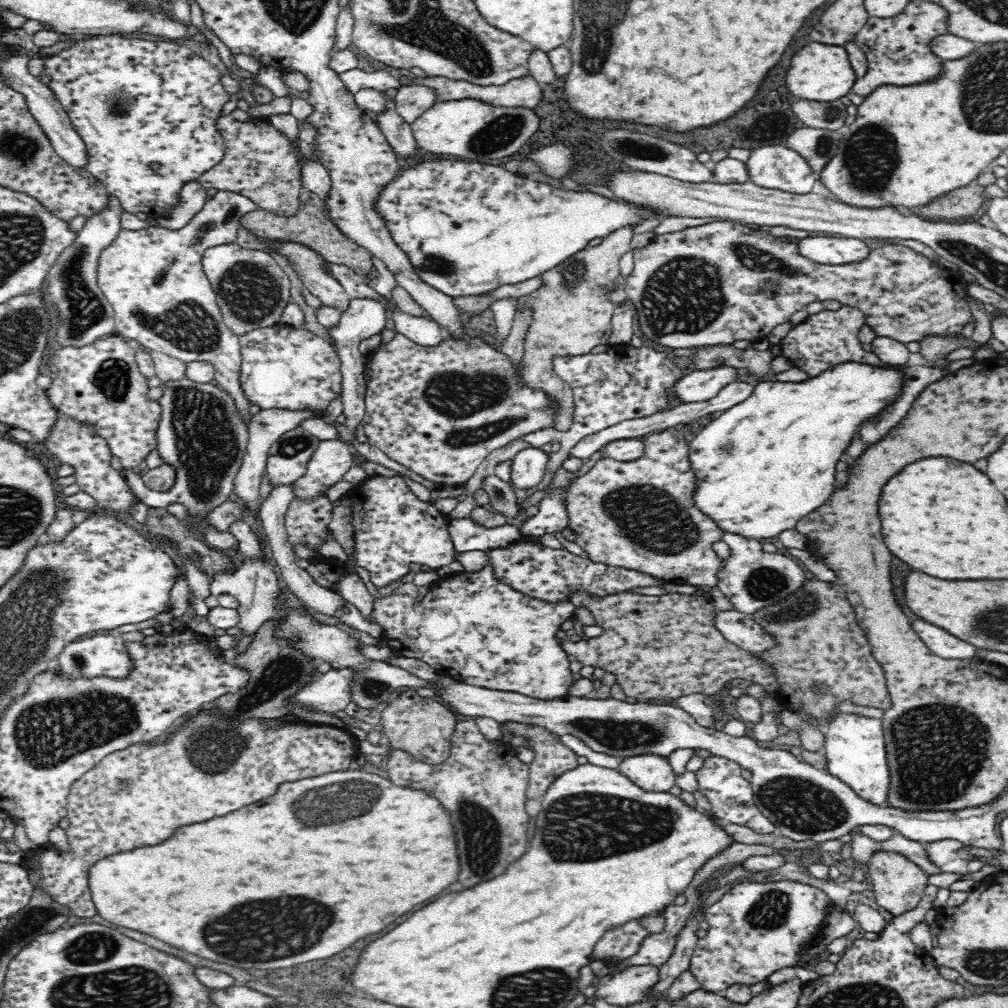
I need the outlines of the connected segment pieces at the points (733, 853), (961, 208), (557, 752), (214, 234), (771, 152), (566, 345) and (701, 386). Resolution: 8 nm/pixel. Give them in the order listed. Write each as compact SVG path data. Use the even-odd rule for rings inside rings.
M736 842L736 844L732 844L728 850L724 850L720 856L716 856L716 858L712 858L712 862L710 864L706 864L698 874L694 878L693 882L686 888L689 890L689 893L693 892L693 888L696 885L702 884L709 874L716 870L719 866L722 866L726 863L735 863L743 862L750 856L762 855L762 856L770 856L774 852L774 848L770 845L766 844L748 844L748 842L740 843Z
M975 183L950 190L928 204L910 207L910 211L918 216L930 220L942 219L944 221L970 220L970 216L979 215L985 208L984 186L975 186Z
M506 724L508 728L522 732L529 747L536 751L536 759L529 764L527 800L542 798L549 786L565 771L578 766L578 755L570 748L558 744L558 738L543 727L525 724Z
M216 192L184 228L120 229L116 238L101 248L96 266L97 285L114 311L114 332L185 363L212 362L216 365L214 378L218 386L234 397L246 424L251 414L239 383L240 337L223 324L215 292L201 262L207 248L234 243L238 220L256 209L259 207L242 194Z
M762 146L752 151L745 164L750 182L782 193L811 193L814 180L820 177L820 172L812 171L804 158L786 146Z
M626 226L614 230L597 246L588 246L573 254L559 266L541 274L544 277L541 286L530 295L516 299L518 307L528 305L534 309L524 340L523 378L530 387L548 393L550 404L557 406L553 419L555 430L565 431L572 426L575 401L572 387L555 373L552 363L556 357L590 353L594 346L608 344L613 339L612 313L616 314L613 310L623 311L617 308L619 303L612 302L612 290L619 287L616 276L620 274L620 257L632 250L631 229L632 226Z
M712 368L694 370L684 374L672 389L671 397L676 405L700 403L714 398L726 384L737 380L740 370L736 368Z

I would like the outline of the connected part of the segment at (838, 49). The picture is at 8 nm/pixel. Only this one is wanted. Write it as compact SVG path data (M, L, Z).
M810 42L802 46L792 56L792 64L786 72L786 84L794 96L818 102L832 102L848 94L848 90L854 84L854 78L855 72L850 68L846 48L834 44L822 44L822 42Z

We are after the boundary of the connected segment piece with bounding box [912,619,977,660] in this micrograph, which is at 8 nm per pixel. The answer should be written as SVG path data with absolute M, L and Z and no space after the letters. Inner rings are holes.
M922 620L912 622L912 628L916 635L922 640L936 656L948 660L964 660L977 657L976 650L972 644L956 638L946 630Z

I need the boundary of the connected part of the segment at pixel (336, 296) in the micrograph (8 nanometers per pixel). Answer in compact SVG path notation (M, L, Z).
M263 238L262 242L271 248L268 254L280 254L286 260L303 288L317 296L324 305L340 309L340 312L345 312L349 307L349 295L336 277L329 273L329 266L320 253L300 242L268 238Z

